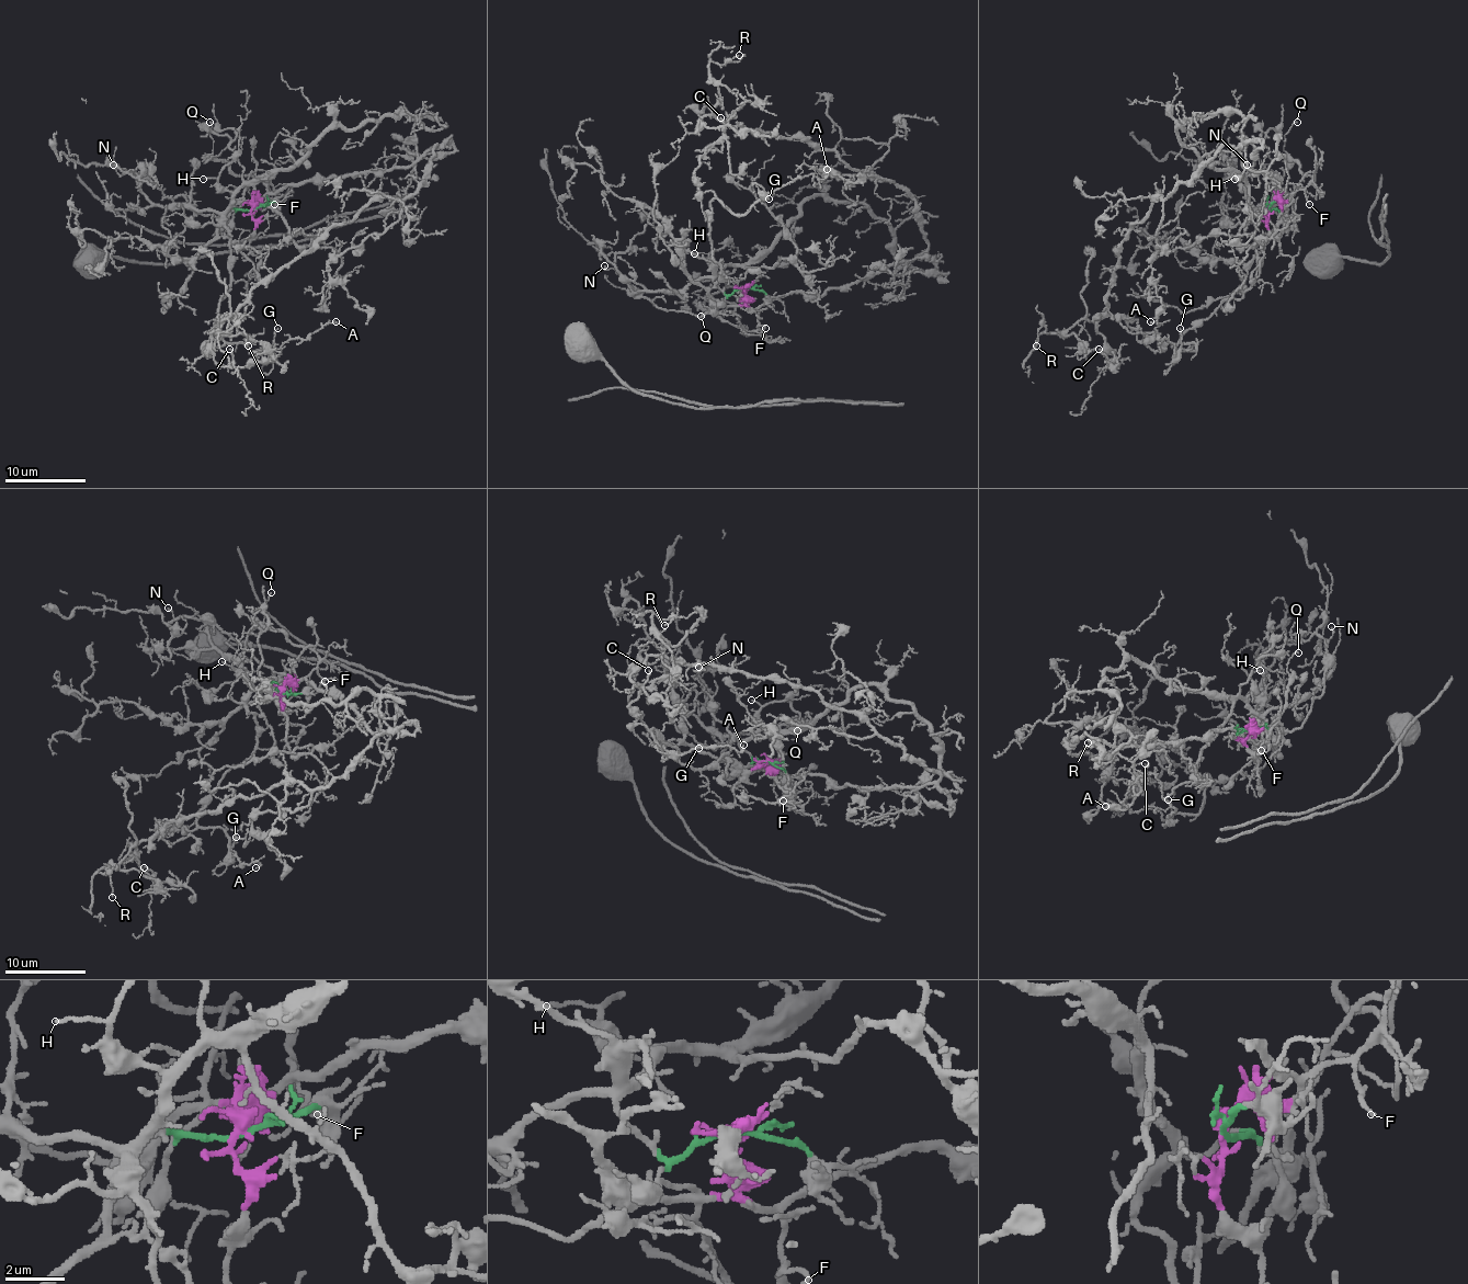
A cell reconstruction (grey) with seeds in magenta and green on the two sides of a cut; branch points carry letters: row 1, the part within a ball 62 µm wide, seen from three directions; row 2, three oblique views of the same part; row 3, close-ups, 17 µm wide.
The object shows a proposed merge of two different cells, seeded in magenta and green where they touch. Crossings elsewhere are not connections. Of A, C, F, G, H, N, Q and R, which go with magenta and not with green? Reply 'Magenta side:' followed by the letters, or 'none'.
Magenta side: C, F, Q, R

